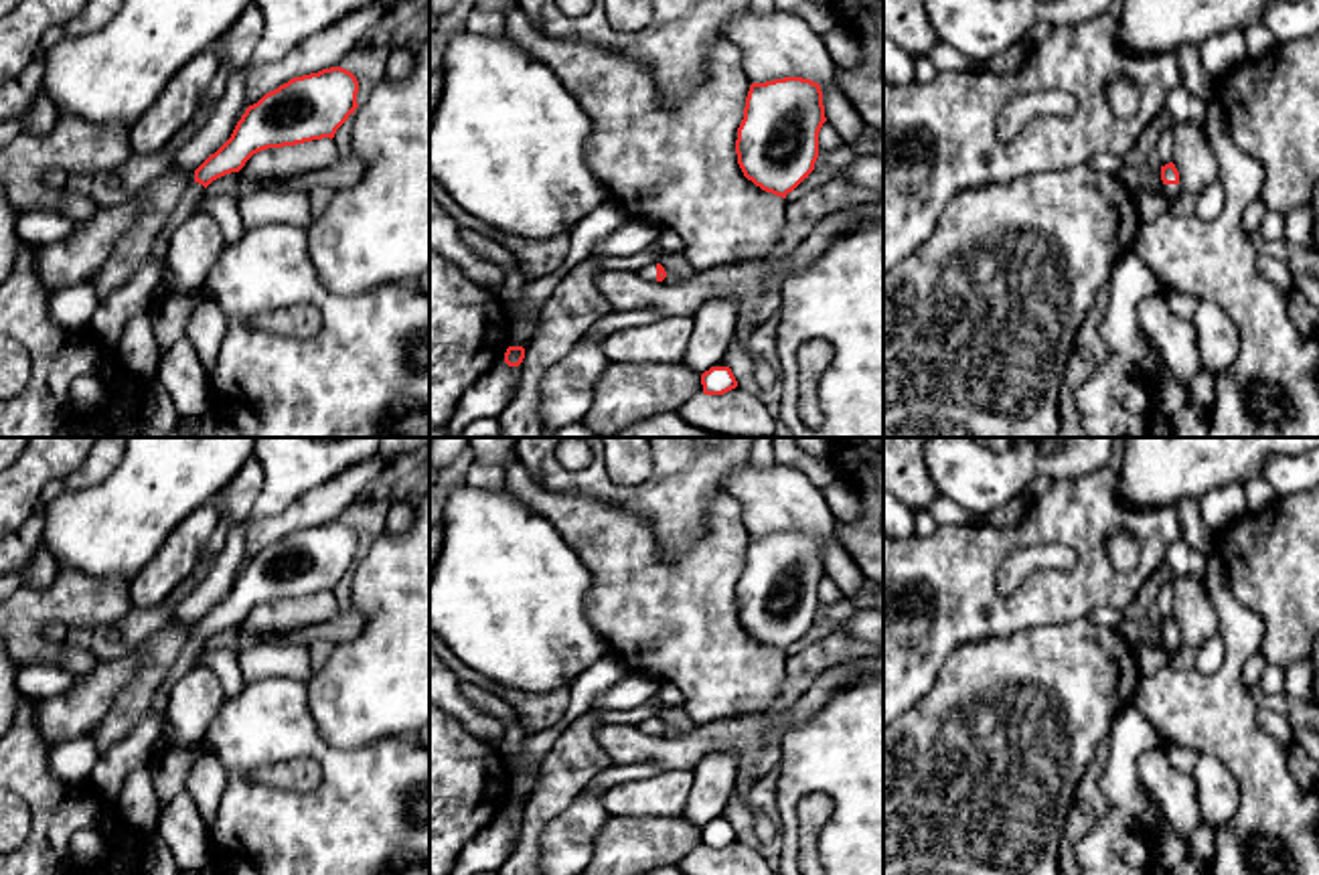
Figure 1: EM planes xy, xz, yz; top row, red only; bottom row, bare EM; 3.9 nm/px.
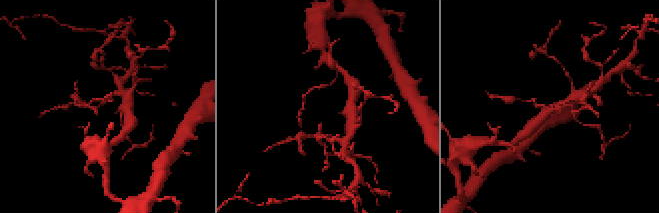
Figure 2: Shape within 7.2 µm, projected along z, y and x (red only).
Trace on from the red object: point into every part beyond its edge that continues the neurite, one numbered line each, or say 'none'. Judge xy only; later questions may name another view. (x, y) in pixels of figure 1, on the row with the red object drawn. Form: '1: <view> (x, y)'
1: xy (136, 294)

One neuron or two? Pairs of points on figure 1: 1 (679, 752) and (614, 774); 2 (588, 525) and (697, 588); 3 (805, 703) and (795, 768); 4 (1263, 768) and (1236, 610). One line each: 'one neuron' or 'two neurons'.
1: two neurons
2: one neuron
3: two neurons
4: one neuron

